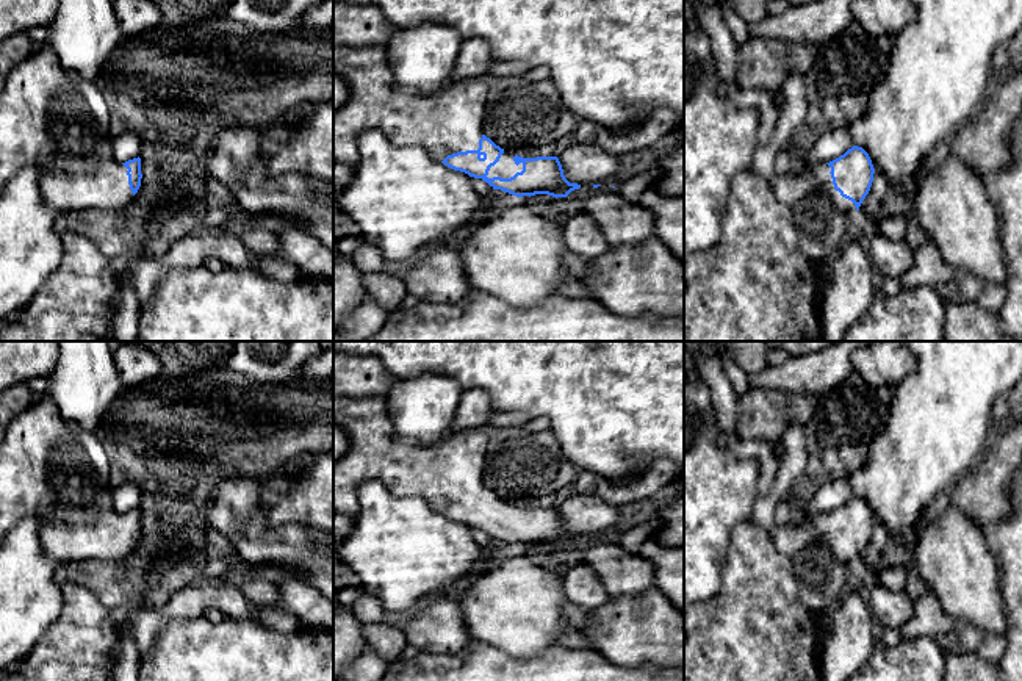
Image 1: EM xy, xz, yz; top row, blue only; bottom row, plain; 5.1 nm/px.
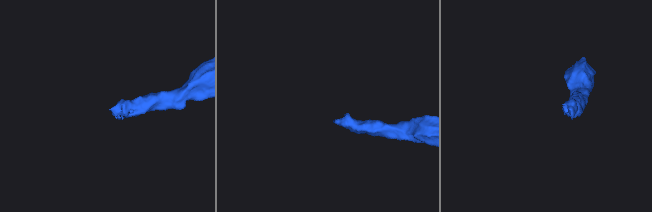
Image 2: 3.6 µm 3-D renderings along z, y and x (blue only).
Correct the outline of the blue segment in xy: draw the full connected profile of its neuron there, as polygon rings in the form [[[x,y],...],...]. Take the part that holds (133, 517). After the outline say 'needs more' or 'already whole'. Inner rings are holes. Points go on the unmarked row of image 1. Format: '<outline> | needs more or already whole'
[[[38,396],[19,413],[0,441],[0,546],[8,532],[25,517],[36,517],[41,521],[39,539],[45,556],[64,564],[124,559],[138,543],[142,529],[139,507],[125,513],[113,507],[110,462],[100,440],[77,423],[66,421],[49,396]]] | needs more

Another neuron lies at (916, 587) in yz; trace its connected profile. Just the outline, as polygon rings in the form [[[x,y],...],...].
[[[906,567],[906,570],[908,581],[905,590],[912,598],[912,601],[917,601],[928,590],[928,586],[925,584],[916,567]]]

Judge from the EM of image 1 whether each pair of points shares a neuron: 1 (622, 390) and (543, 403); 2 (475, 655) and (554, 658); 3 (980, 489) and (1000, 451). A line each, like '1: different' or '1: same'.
1: same
2: same
3: same

